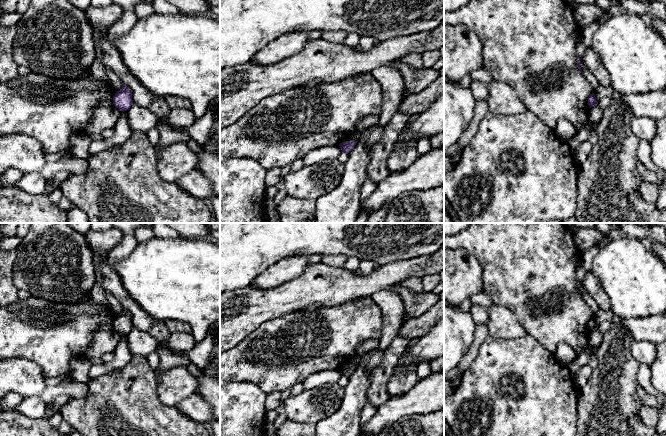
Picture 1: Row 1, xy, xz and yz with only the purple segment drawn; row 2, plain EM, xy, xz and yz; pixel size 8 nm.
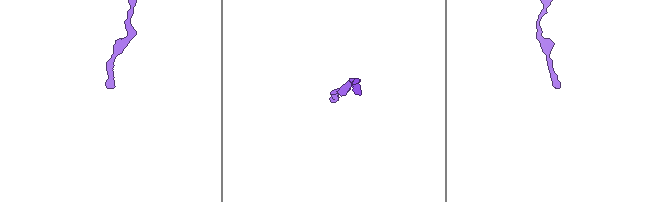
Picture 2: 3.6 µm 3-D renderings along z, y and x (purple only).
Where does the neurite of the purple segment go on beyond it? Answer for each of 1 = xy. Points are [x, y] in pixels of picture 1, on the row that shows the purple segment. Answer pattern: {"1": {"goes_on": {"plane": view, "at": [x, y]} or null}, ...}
{"1": {"goes_on": null}}

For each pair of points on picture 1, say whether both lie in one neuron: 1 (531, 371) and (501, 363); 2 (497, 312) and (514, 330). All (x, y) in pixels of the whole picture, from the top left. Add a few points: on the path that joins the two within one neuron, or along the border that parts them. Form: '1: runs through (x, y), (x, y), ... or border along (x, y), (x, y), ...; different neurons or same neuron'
1: runs through (524, 371), (508, 369); same neuron
2: runs through (500, 316), (510, 326); same neuron

